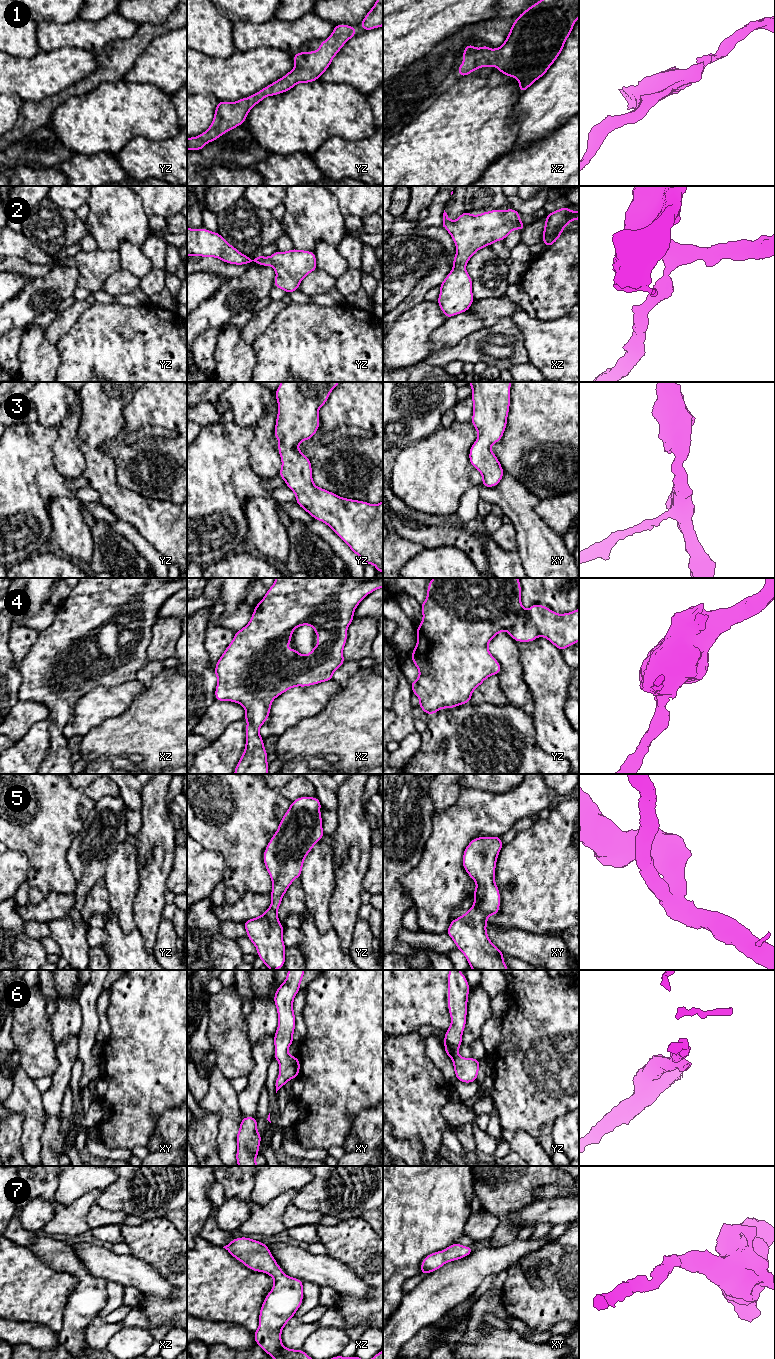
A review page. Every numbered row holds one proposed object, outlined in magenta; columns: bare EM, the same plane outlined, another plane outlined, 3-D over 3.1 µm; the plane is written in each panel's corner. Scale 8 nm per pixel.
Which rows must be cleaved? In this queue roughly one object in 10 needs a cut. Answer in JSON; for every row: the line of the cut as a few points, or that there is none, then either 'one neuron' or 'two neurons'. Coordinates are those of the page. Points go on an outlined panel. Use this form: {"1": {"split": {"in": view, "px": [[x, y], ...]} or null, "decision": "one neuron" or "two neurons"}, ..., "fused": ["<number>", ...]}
{"1": {"split": null, "decision": "one neuron"}, "2": {"split": null, "decision": "one neuron"}, "3": {"split": null, "decision": "one neuron"}, "4": {"split": null, "decision": "one neuron"}, "5": {"split": null, "decision": "one neuron"}, "6": {"split": null, "decision": "one neuron"}, "7": {"split": null, "decision": "one neuron"}, "fused": []}

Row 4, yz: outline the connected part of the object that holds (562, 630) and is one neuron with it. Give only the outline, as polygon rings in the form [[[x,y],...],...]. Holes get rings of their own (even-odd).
[[[433,578],[428,583],[427,597],[421,604],[423,620],[417,629],[417,644],[412,650],[411,659],[414,665],[418,668],[419,677],[411,682],[412,694],[416,694],[419,698],[419,707],[427,714],[432,715],[443,708],[452,709],[461,704],[470,703],[472,692],[479,687],[485,679],[491,675],[499,675],[501,666],[499,662],[492,656],[488,650],[489,642],[494,636],[502,631],[506,631],[516,642],[532,642],[538,636],[548,639],[560,651],[579,641],[579,608],[570,612],[558,614],[541,604],[533,604],[526,610],[521,603],[521,584],[518,578]]]

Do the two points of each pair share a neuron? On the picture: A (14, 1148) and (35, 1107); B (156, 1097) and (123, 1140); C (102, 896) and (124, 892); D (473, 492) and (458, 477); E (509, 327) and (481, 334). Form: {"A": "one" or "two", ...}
{"A": "two", "B": "one", "C": "two", "D": "two", "E": "one"}

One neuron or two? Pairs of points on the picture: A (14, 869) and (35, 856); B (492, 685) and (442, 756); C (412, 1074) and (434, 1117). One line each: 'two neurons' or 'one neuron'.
A: two neurons
B: two neurons
C: one neuron

